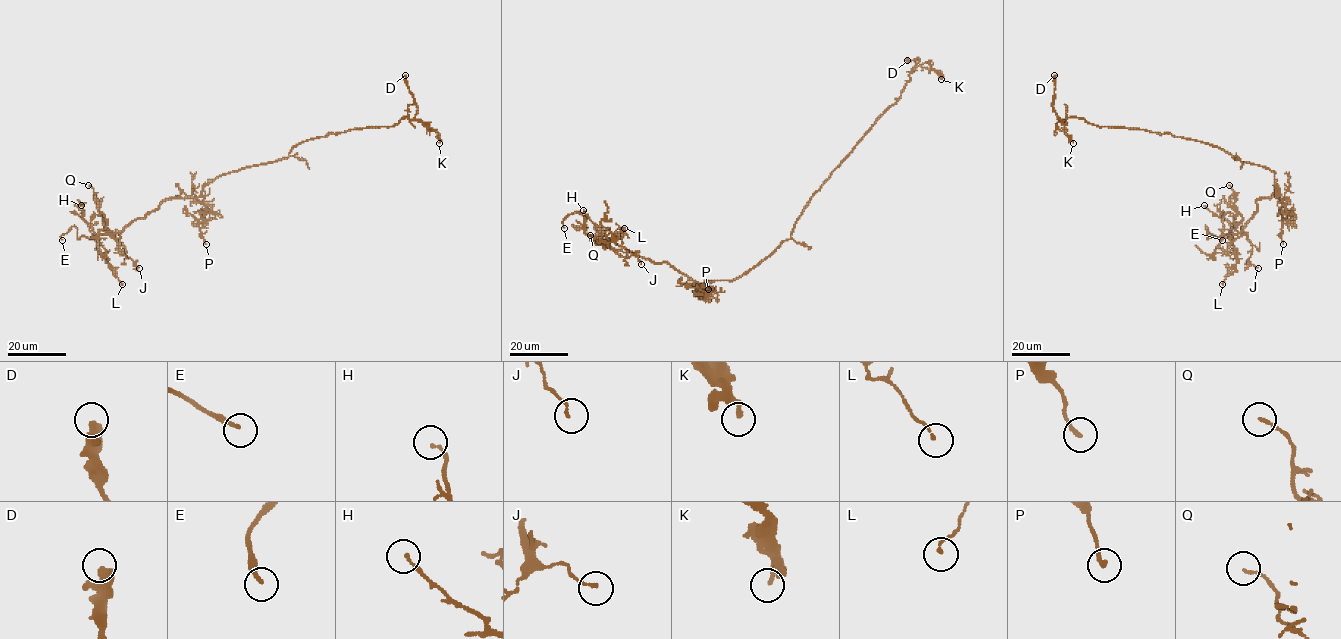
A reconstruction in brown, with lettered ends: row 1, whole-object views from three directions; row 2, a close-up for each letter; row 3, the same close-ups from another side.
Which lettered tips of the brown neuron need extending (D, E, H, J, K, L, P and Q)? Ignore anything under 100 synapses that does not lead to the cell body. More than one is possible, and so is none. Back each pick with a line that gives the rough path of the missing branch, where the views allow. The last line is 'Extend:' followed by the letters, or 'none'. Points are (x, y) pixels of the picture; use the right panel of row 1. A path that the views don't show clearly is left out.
Extend: E

